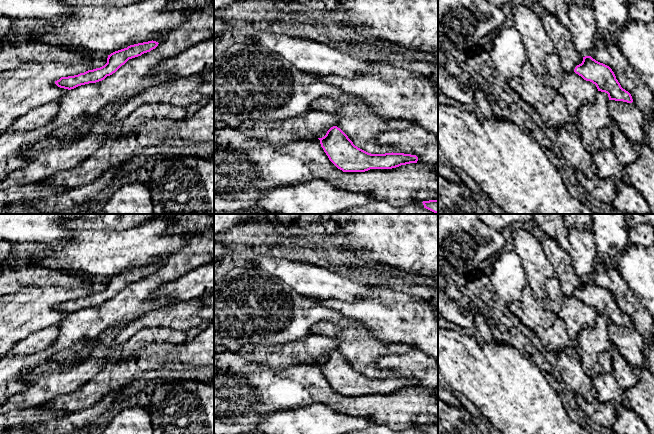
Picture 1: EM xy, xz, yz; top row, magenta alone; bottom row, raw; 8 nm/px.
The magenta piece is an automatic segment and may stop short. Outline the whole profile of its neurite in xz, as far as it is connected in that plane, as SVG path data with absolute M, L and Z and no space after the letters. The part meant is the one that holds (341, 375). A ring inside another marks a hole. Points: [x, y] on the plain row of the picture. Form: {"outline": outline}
{"outline": "M337 350L331 351L320 364L329 384L343 396L365 396L370 393L392 393L417 387L416 379L404 377L371 378L353 368Z"}

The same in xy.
{"outline": "M152 264L130 269L127 272L115 275L108 279L107 287L104 290L88 294L78 299L61 301L59 304L55 305L55 308L60 312L71 314L81 309L102 305L107 300L115 297L129 283L150 276L155 273L158 268L158 266Z"}

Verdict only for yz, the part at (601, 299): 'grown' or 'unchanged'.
unchanged

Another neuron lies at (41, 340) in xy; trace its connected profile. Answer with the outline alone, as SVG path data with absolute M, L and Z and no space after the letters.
M59 325L41 329L16 343L11 351L18 355L27 355L45 351L58 337L58 334Z

